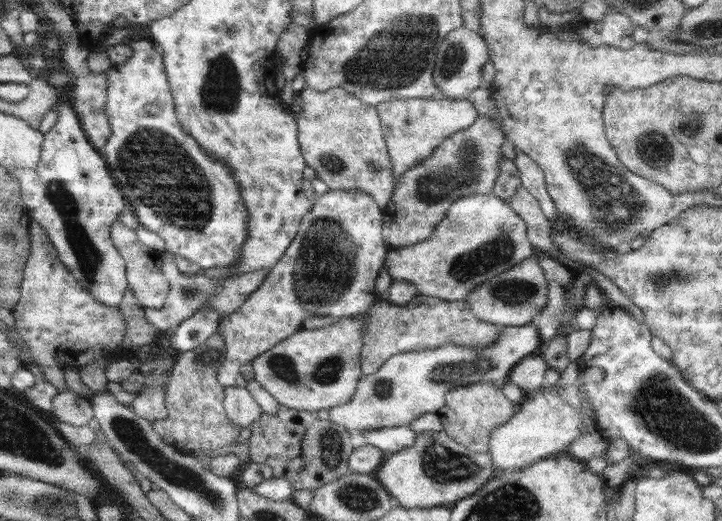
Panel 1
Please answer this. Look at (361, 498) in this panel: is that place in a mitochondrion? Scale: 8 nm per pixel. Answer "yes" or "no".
yes

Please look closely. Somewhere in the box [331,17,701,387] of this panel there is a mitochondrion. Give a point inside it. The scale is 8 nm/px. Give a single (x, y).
(618, 207)

